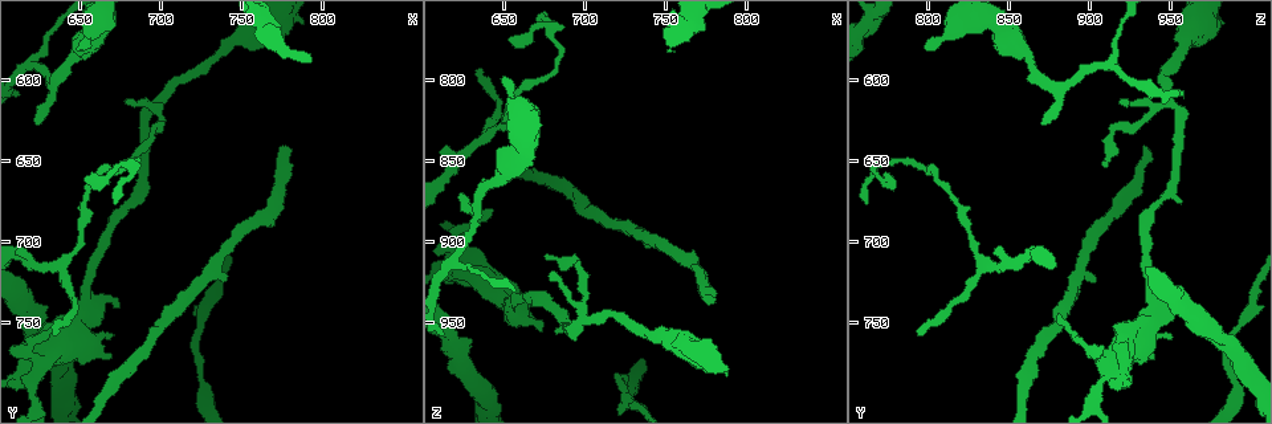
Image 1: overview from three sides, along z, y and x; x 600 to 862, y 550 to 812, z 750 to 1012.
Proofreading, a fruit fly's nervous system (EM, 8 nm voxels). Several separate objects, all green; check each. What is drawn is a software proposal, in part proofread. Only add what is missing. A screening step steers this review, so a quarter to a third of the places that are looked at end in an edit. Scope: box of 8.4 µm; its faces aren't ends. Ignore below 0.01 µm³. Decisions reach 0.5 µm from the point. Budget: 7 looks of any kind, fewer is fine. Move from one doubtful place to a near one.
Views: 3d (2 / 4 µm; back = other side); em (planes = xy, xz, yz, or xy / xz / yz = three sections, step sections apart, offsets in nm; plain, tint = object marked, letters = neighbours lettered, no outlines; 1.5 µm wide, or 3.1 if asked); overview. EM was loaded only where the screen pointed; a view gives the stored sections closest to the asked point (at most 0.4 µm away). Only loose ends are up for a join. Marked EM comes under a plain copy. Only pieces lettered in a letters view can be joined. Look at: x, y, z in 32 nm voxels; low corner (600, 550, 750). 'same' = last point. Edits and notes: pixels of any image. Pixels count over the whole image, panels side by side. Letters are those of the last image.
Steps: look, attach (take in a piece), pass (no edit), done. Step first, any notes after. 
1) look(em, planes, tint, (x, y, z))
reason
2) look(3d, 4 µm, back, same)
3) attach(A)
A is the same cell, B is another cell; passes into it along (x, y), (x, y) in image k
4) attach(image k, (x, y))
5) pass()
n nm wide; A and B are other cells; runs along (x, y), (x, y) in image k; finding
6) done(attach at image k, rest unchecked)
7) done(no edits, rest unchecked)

look(em, yz, step 8, tint, (648, 580, 796))
an open end

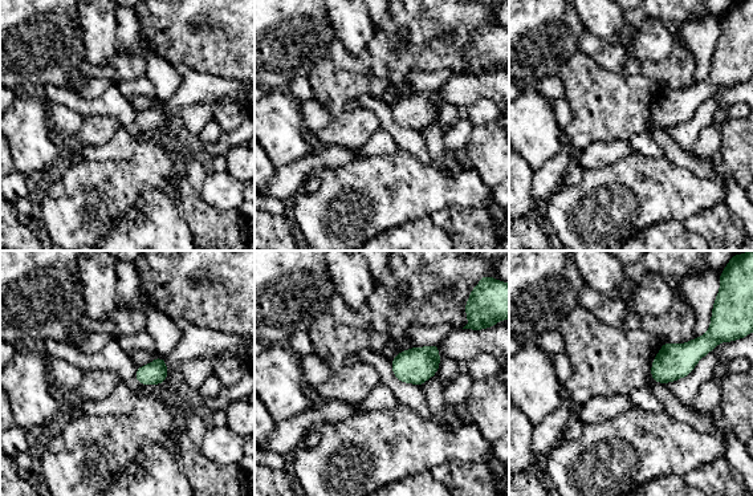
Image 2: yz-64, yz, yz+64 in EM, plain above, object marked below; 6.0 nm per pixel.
look(em, yz, step 8, letters, same)
see the neighbours

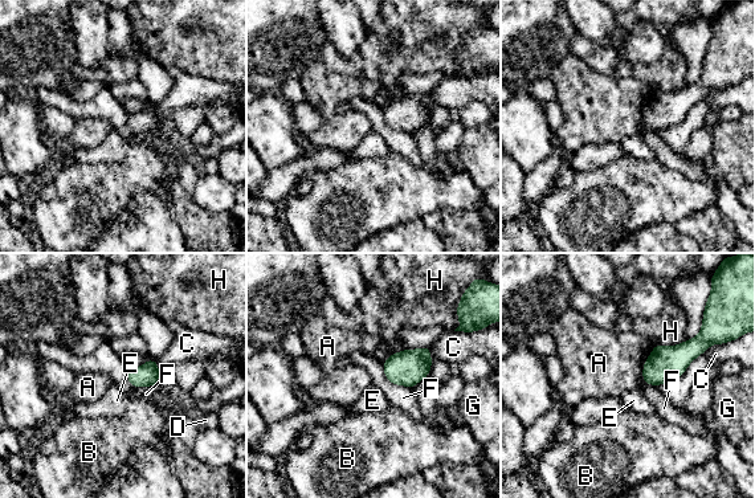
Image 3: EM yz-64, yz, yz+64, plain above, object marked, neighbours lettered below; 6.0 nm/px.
pass()
A, B, C, D, E, F, G and H are other cells; none of them fits

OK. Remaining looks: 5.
look(3d, 4 µm, (624, 626, 872))
an open end

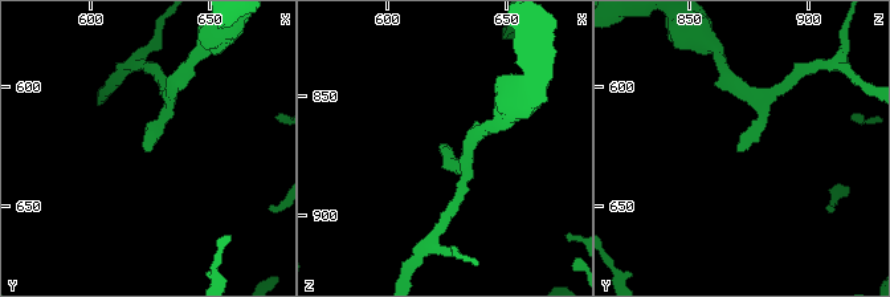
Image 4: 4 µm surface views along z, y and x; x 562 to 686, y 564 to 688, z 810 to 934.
look(em, planes, letters, (623, 628, 871))
shape alone is not enough

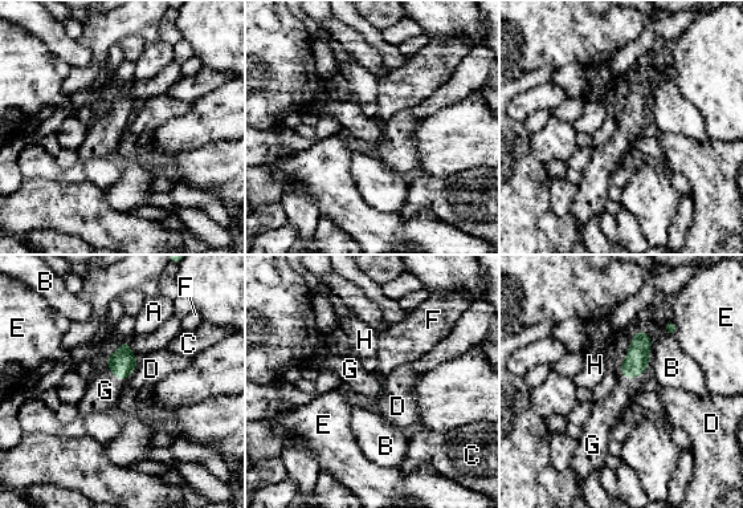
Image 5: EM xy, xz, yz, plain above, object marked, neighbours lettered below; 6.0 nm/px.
attach(G)
G is the same cell, A, B, C, D, E, F and H are other cells; it goes on there

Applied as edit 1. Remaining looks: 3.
look(overview)

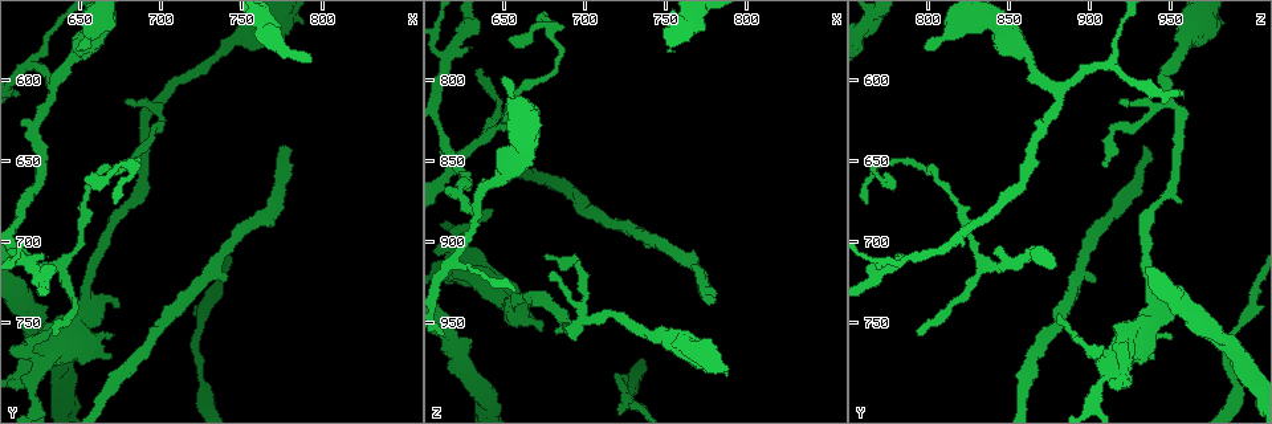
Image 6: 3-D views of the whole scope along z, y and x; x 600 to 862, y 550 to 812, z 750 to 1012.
look(em, xy, step 8, tint, (634, 756, 794))
branch stops here

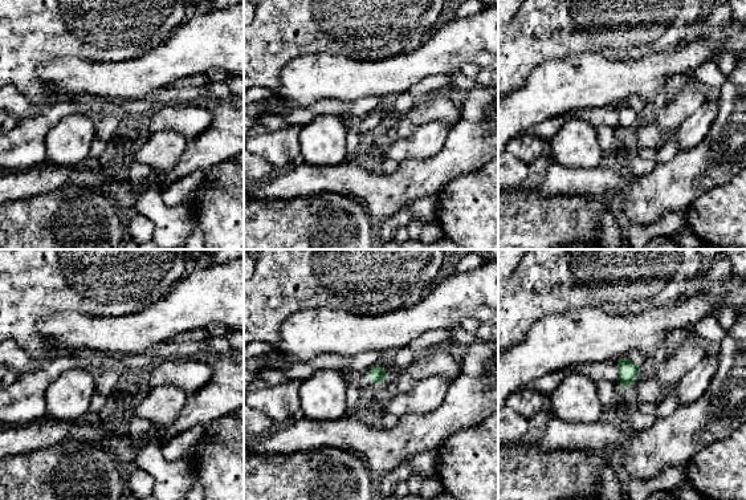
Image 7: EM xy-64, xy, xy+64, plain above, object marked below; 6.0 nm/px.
look(em, planes, letters, same)

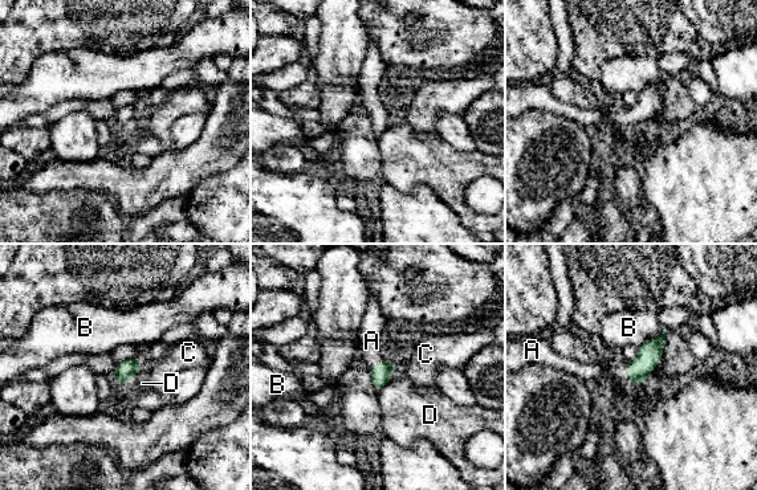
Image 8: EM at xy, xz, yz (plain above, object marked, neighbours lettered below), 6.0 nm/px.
attach(A)
B touches over 200 nm; A is the same cell, B, C and D are other cells; passes into it along (648, 356), (627, 374), (613, 375) in image 8; the neuron continues

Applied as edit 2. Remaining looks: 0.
done(attach at image 5, attach at image 8, rest unchecked)

